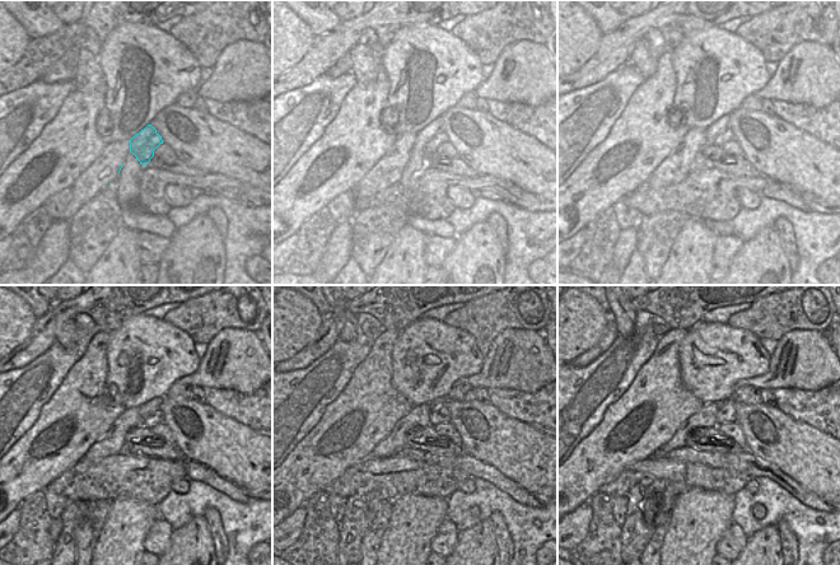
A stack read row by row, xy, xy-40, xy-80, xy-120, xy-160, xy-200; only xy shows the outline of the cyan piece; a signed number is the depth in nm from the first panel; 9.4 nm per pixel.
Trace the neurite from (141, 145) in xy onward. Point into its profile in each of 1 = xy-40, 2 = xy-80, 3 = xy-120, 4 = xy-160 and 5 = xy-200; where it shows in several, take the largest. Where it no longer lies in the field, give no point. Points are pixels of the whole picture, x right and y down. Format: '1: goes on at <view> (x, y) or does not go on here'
1: goes on at xy-40 (432, 136)
2: goes on at xy-80 (718, 132)
3: goes on at xy-120 (152, 414)
4: goes on at xy-160 (440, 414)
5: goes on at xy-200 (726, 414)

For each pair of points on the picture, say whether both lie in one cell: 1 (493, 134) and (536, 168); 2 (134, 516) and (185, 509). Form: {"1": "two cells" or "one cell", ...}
{"1": "one cell", "2": "two cells"}

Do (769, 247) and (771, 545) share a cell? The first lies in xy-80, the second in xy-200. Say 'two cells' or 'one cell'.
one cell

